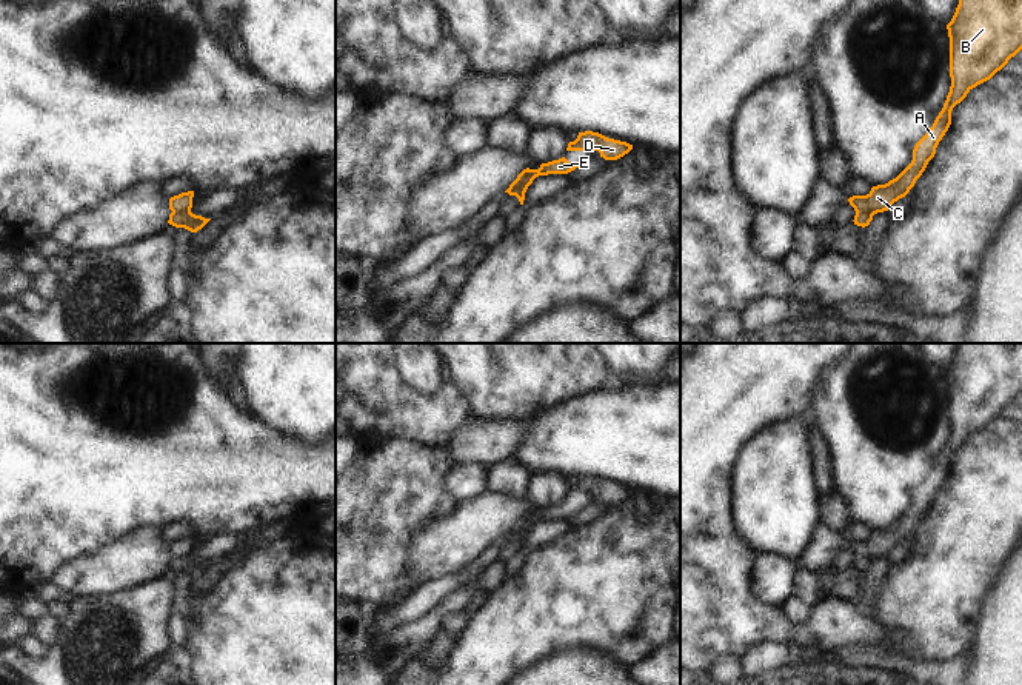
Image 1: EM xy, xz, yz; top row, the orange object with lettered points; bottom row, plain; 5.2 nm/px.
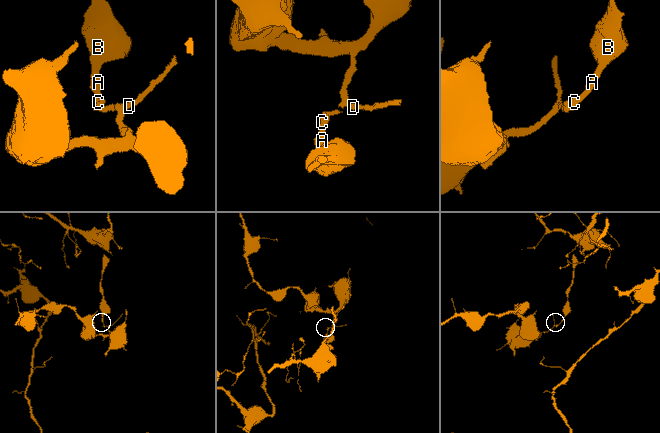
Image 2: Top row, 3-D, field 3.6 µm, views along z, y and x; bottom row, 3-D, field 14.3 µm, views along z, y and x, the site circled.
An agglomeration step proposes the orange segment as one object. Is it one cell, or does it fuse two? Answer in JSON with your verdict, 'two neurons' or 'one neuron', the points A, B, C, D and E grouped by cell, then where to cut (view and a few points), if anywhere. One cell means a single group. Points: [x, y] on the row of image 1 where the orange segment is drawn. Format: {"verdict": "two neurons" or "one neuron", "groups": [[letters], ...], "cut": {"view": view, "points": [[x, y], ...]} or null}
{"verdict": "two neurons", "groups": [["A", "B", "C"], ["D", "E"]], "cut": {"view": "xy", "points": [[190, 210], [173, 213]]}}

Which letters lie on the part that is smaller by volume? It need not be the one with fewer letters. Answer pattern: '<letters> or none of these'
A, B, C

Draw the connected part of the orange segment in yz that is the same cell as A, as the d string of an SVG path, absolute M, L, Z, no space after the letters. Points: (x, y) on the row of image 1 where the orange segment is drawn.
M959 0L947 29L951 86L944 108L916 143L911 163L896 179L873 186L867 195L848 199L856 212L874 216L905 197L934 157L951 125L953 108L1022 49L1022 0Z

